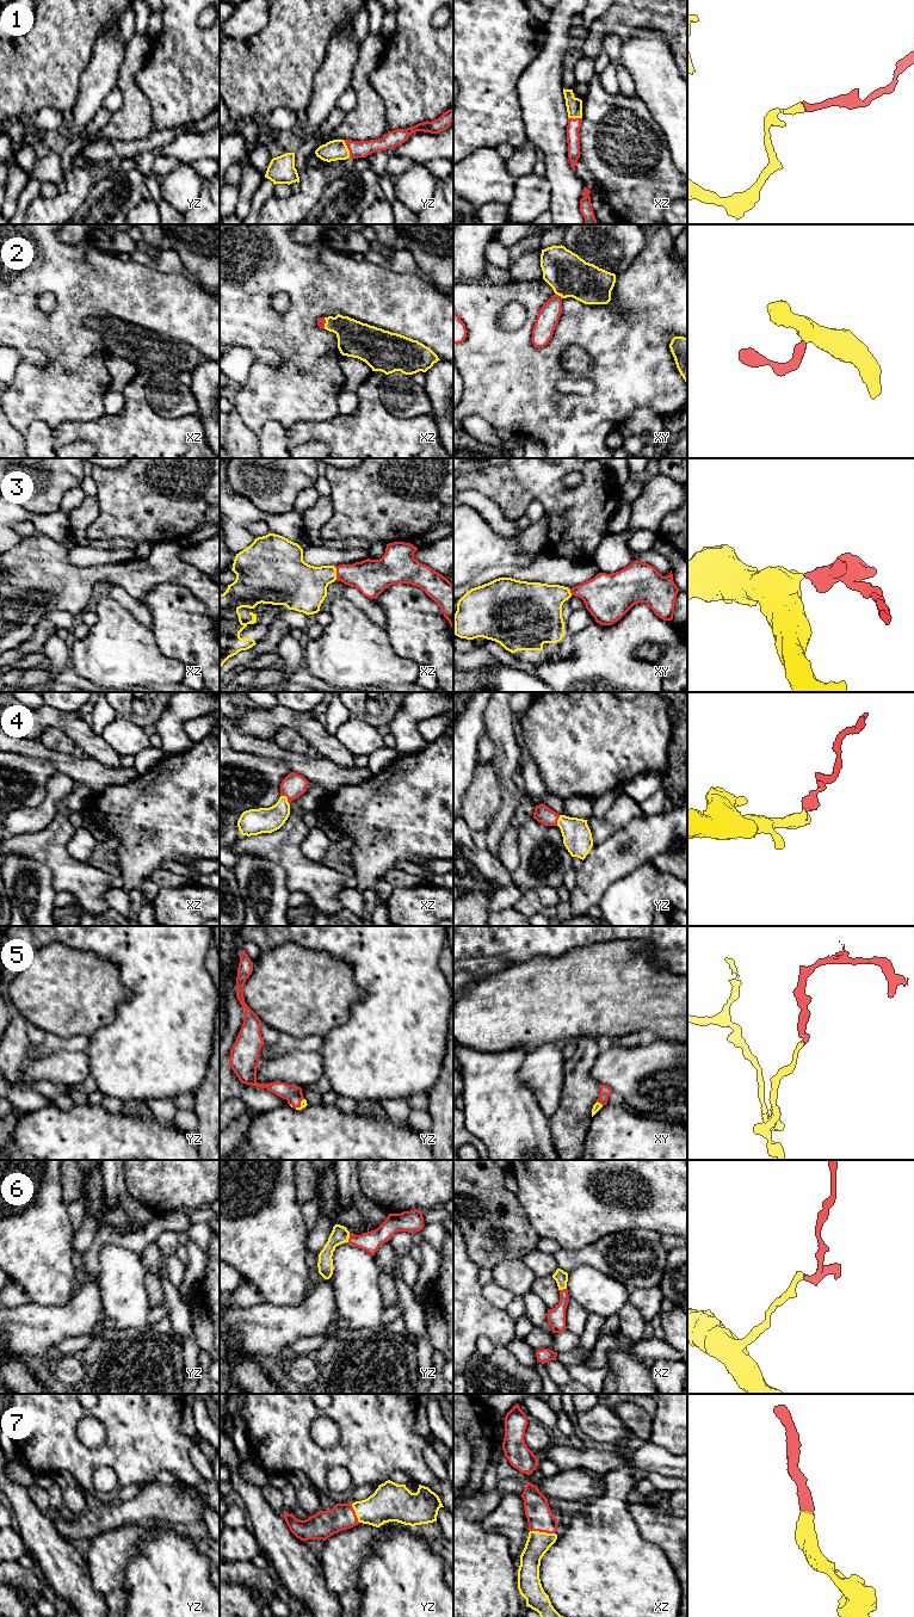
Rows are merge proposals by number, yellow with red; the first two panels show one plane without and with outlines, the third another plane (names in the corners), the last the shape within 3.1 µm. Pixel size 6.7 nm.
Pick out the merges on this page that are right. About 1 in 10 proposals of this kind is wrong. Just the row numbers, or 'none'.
1, 2, 3, 4, 5, 6, 7

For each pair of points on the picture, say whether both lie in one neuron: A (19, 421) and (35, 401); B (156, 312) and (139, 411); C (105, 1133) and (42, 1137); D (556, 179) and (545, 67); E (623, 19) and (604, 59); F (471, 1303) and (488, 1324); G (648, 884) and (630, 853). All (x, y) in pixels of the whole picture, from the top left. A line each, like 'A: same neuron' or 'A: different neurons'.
A: same neuron
B: different neurons
C: same neuron
D: same neuron
E: different neurons
F: same neuron
G: different neurons

